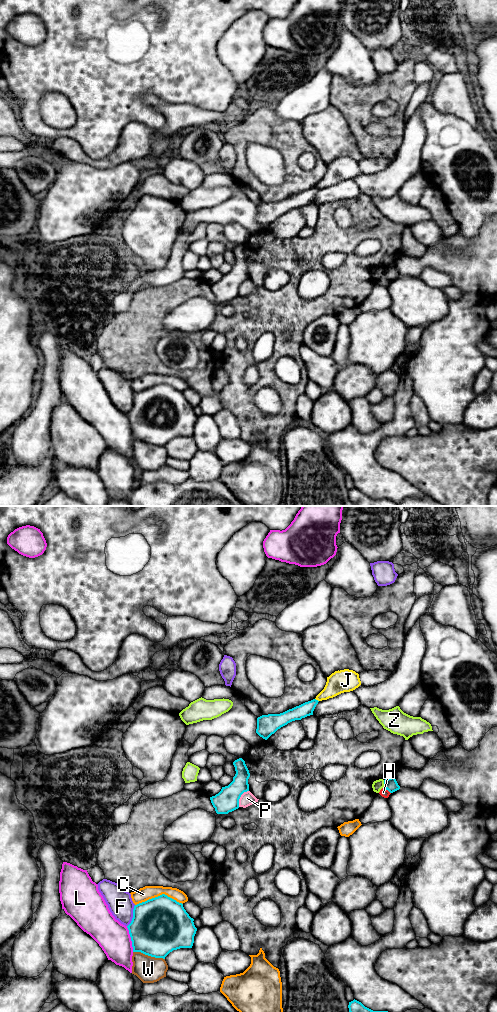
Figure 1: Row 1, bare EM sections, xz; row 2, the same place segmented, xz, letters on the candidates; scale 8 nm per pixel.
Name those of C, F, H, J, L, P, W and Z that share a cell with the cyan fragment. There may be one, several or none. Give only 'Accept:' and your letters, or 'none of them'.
Accept: none of them

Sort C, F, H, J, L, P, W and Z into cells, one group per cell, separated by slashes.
C / F / H / J / L / P / W / Z

